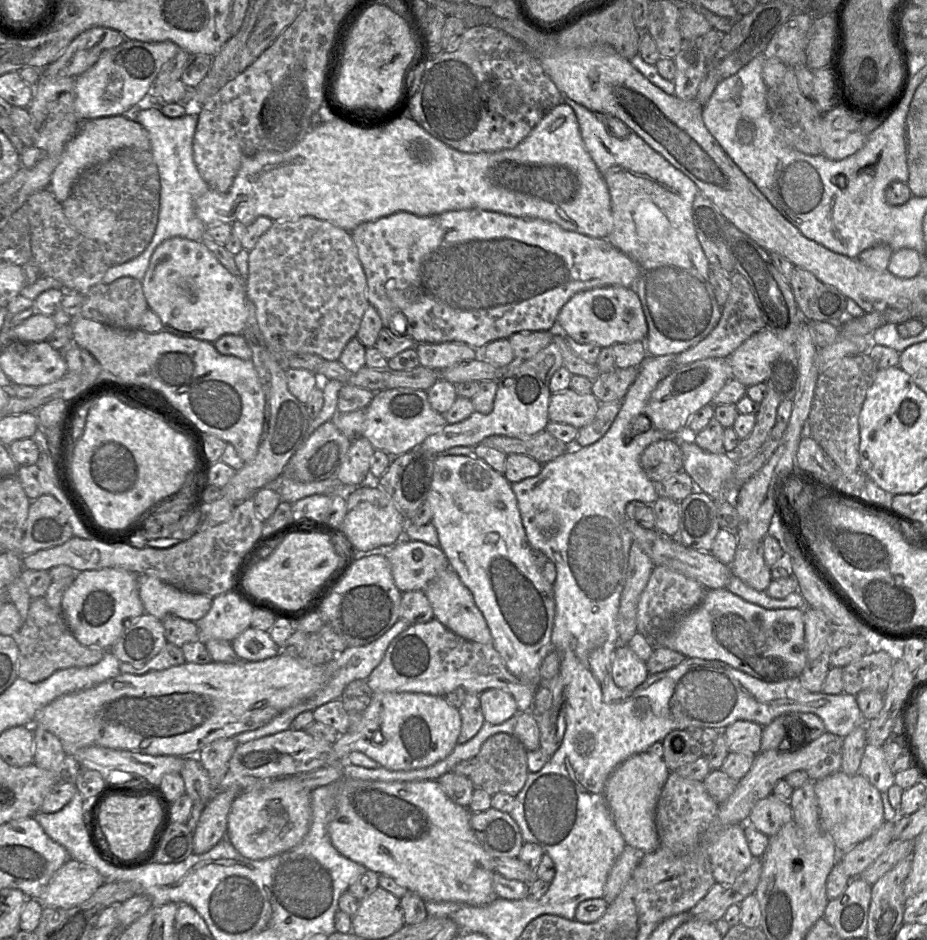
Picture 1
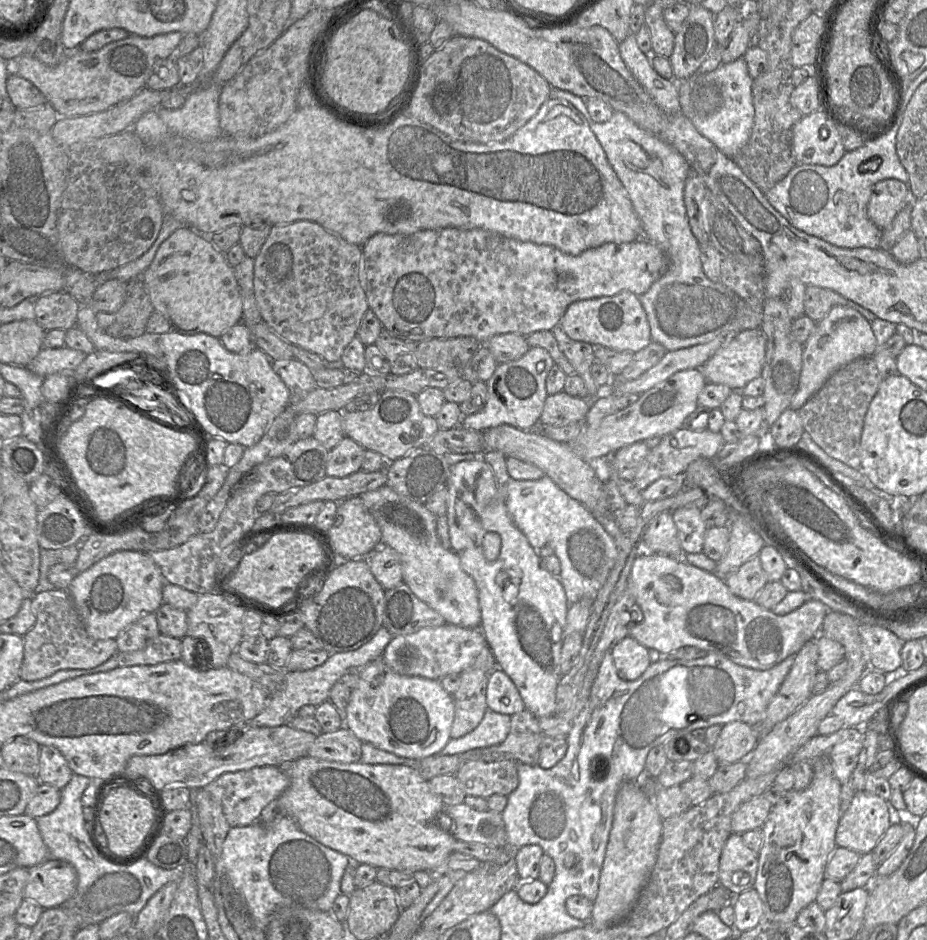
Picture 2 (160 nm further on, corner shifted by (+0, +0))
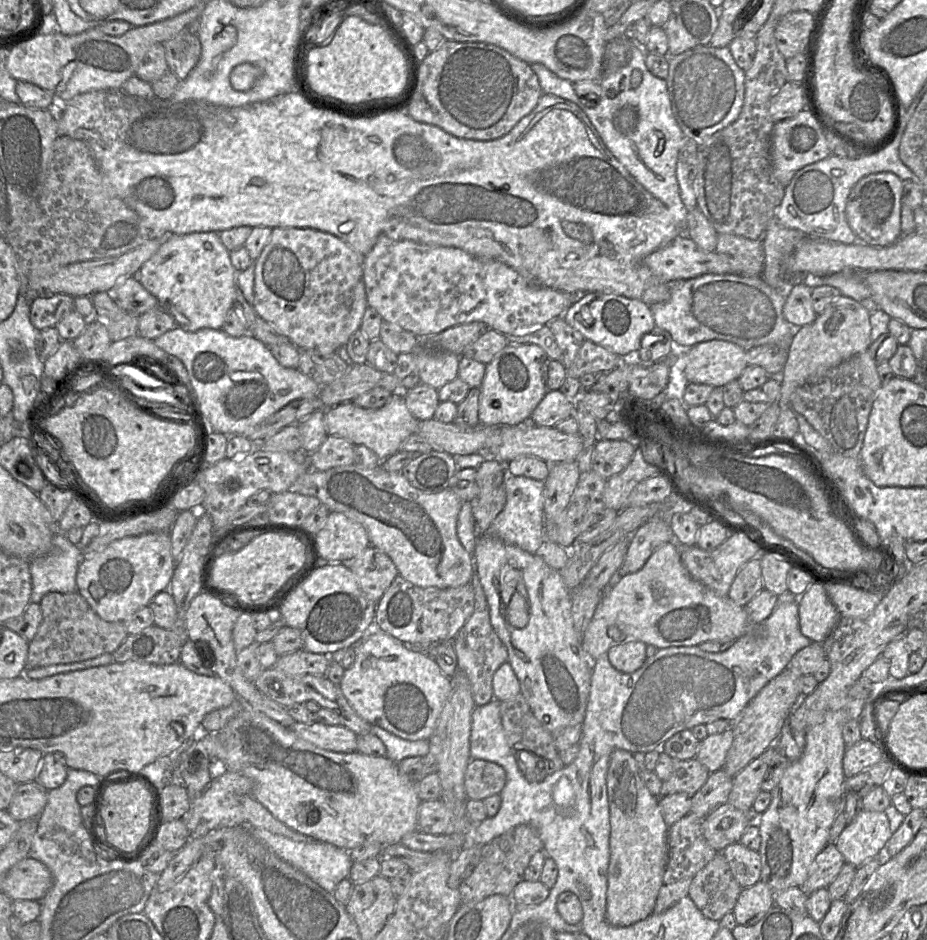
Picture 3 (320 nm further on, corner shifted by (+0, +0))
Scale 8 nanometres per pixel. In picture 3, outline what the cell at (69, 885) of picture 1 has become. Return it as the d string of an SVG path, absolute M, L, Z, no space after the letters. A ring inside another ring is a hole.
M26 857L8 871L2 892L11 900L40 901L51 886L50 870L39 860Z

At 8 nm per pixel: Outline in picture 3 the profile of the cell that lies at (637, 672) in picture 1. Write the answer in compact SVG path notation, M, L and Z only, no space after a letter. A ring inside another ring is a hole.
M636 640L613 645L607 653L609 662L619 672L633 673L644 664L646 647L644 642Z

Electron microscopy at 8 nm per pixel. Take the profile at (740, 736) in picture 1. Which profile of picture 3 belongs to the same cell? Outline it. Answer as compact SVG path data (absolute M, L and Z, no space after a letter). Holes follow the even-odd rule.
M731 728L720 734L708 735L700 741L695 759L704 765L710 773L720 770L725 763L732 742Z

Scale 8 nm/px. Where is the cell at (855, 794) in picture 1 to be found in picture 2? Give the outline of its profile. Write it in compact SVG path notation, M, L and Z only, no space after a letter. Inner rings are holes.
M855 792L849 808L841 815L836 830L836 846L857 852L860 855L870 853L890 827L886 801L868 792Z

